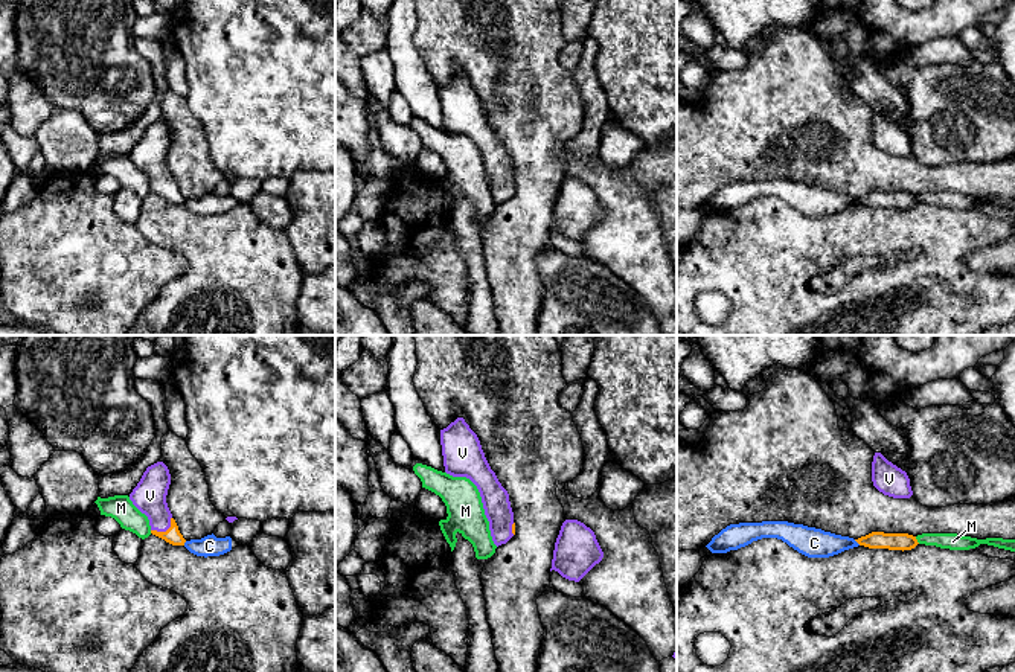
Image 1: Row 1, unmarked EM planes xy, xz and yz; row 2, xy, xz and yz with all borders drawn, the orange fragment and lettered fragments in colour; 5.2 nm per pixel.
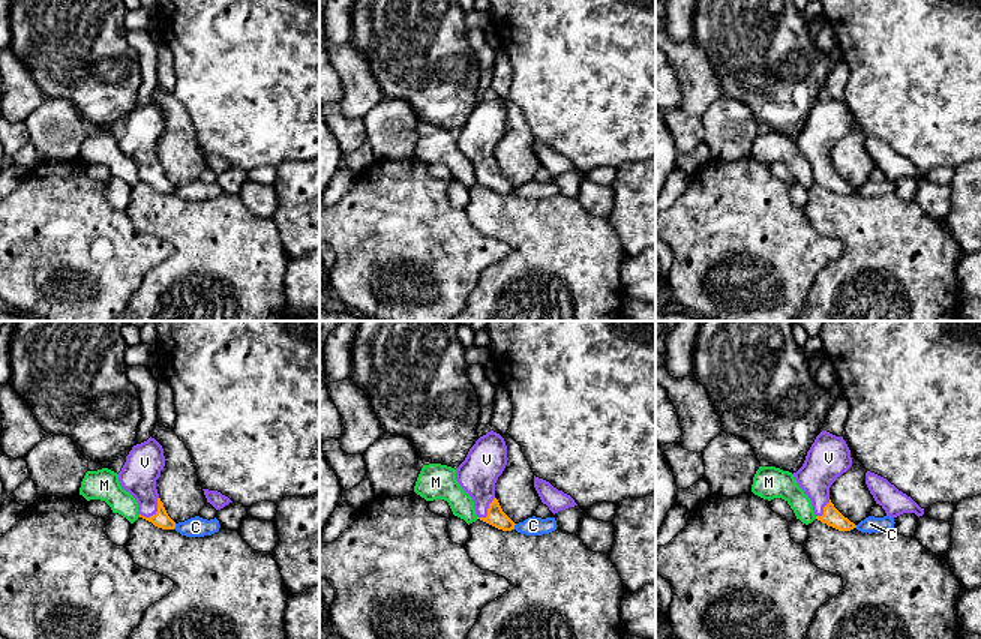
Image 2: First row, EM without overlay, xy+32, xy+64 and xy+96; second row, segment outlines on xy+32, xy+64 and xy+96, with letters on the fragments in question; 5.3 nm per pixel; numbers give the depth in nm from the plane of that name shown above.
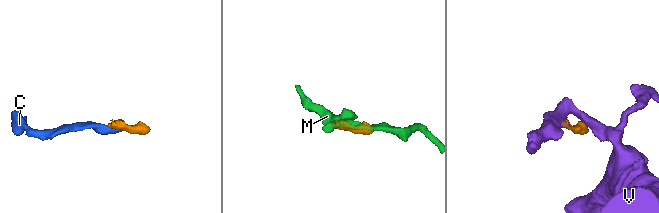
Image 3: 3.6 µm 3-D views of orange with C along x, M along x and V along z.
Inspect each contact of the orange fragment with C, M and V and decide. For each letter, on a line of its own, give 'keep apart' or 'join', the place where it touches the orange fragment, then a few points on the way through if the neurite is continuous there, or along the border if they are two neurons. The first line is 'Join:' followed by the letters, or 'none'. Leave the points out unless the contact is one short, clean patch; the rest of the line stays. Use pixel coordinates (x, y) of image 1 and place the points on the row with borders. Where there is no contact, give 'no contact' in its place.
Join: V
C: keep apart; contact yz (857, 541); border yz (854, 540), (860, 544)
M: keep apart; contact yz (916, 540)
V: join; contact xy (166, 531); way xy (172, 535), (166, 531), (150, 496)

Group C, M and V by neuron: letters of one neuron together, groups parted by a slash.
C / M / V

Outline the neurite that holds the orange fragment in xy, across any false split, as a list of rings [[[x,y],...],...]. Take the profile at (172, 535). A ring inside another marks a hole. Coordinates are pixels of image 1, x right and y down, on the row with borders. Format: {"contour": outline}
{"contour": [[[163,462],[146,468],[140,482],[130,494],[133,504],[148,517],[151,533],[172,546],[184,546],[186,539],[178,530],[166,503],[171,474]]]}

